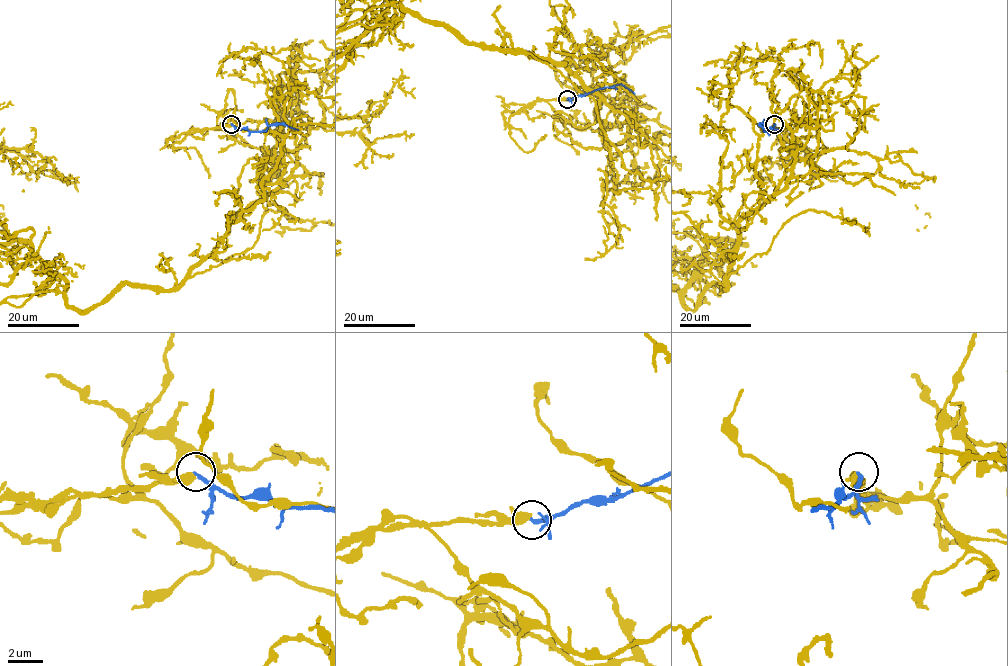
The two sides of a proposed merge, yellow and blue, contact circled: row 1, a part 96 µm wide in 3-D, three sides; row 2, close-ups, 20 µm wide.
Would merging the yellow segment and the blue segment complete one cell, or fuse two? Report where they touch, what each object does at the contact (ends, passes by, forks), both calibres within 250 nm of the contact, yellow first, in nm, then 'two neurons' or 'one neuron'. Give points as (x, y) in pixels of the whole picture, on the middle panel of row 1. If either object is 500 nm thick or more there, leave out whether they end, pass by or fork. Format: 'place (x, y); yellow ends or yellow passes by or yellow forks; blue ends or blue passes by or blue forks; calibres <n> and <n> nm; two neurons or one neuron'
place (567, 99); yellow passes by; blue ends; calibres 320 and 220 nm; two neurons

